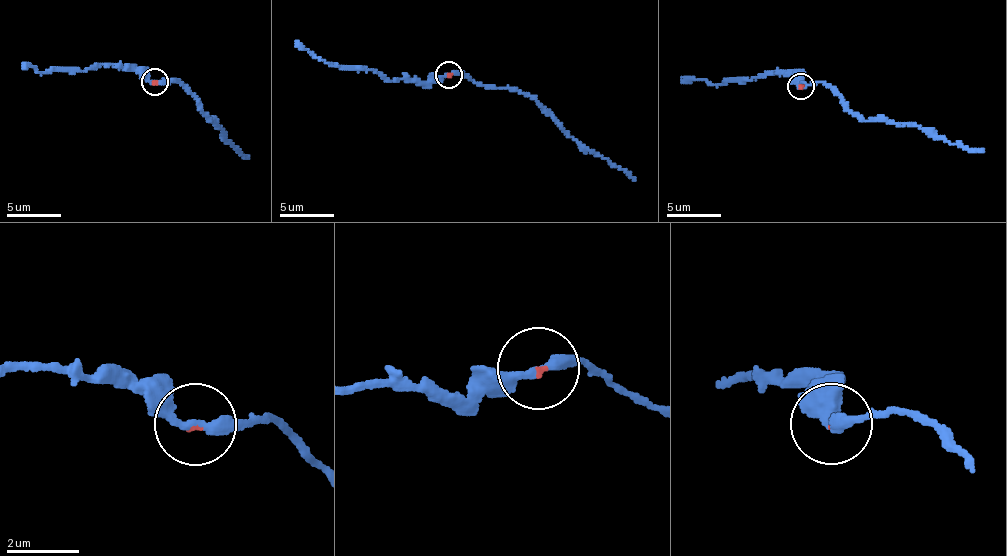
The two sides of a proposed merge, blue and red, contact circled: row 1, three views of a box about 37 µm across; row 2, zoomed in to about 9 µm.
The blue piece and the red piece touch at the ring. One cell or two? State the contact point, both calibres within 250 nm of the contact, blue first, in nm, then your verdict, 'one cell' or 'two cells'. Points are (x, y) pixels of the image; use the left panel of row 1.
place (154, 82); calibres 280 and 70 nm; one cell

